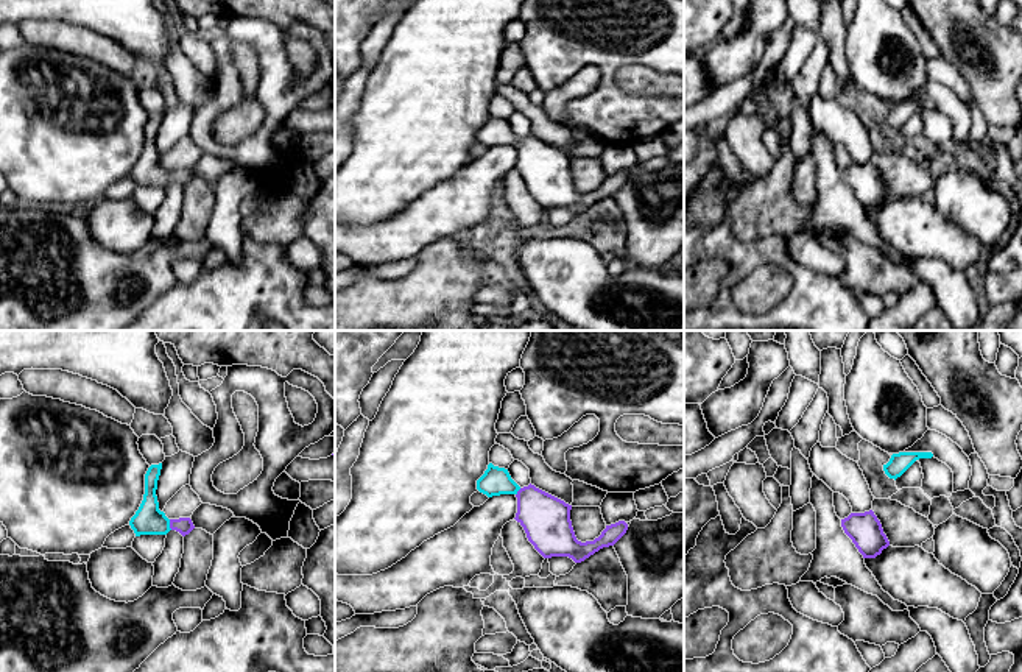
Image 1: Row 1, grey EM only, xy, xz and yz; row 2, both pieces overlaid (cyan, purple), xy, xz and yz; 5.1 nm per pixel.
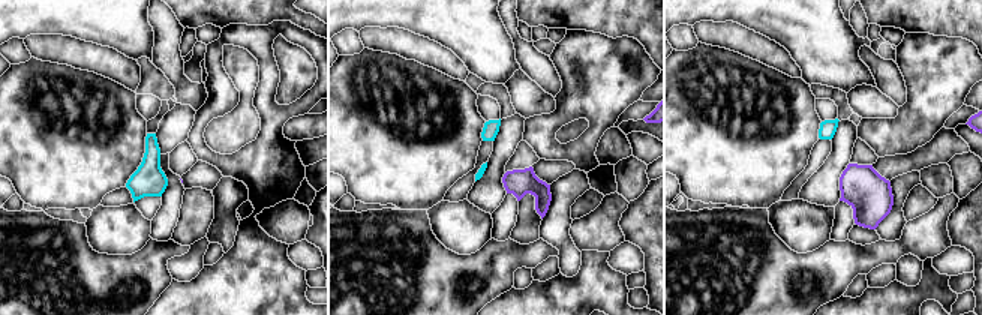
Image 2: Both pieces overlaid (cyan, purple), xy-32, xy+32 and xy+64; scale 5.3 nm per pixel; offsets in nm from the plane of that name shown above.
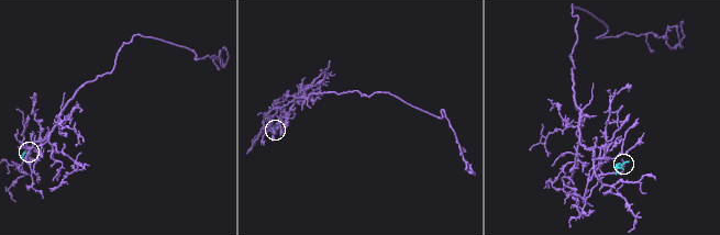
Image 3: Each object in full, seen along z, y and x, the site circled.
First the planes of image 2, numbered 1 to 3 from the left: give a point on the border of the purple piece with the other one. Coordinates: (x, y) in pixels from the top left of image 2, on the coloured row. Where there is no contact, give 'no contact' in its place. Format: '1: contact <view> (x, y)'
1: no contact
2: no contact
3: no contact

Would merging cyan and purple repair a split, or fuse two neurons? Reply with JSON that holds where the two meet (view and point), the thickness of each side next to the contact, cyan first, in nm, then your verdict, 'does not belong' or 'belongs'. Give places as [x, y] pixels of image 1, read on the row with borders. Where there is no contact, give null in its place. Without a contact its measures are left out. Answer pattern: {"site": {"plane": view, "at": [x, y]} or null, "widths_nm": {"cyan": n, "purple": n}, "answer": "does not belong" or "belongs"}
{"site": {"plane": "xy", "at": [169, 524]}, "widths_nm": {"cyan": 160, "purple": 90}, "answer": "belongs"}

